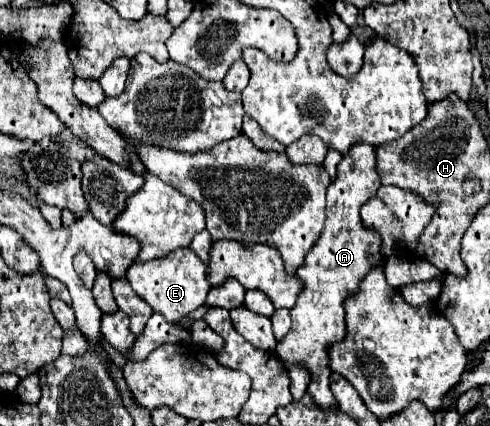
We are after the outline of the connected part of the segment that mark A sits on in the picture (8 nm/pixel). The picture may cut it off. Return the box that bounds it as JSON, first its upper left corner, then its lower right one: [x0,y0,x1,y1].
[275,142,383,408]

